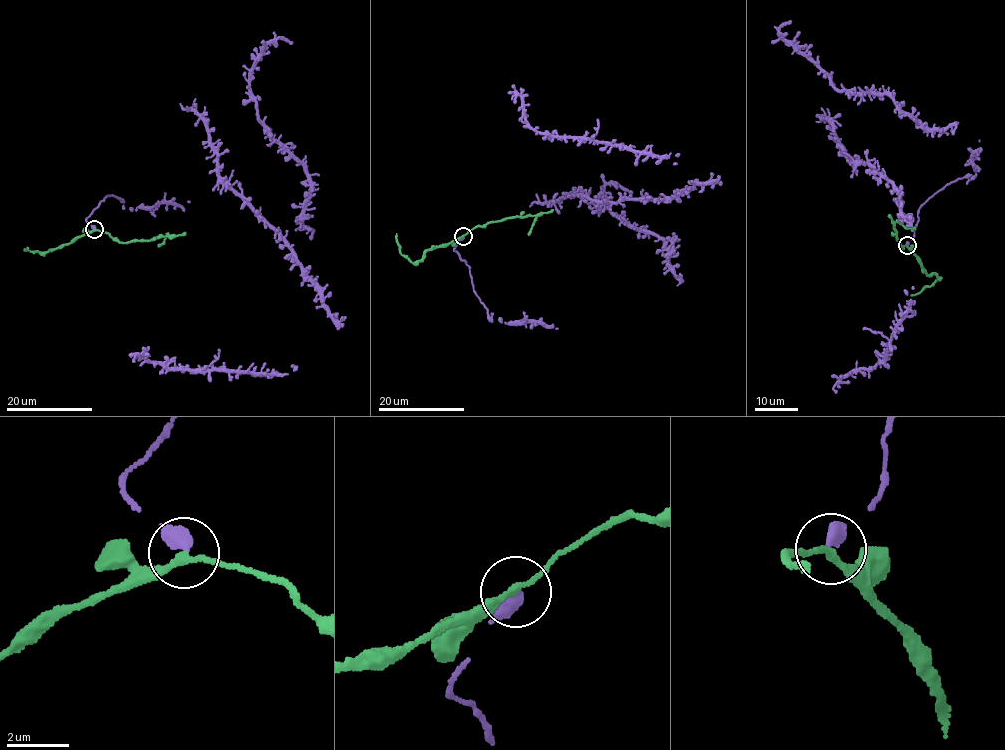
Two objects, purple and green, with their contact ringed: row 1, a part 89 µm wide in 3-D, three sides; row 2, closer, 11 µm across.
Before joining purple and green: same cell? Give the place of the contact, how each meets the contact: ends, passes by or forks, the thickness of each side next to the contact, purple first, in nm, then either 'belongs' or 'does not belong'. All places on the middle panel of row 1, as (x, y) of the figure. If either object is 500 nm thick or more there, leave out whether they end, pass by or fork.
place (463, 236); purple ends; green passes by; calibres 480 and 190 nm; does not belong

